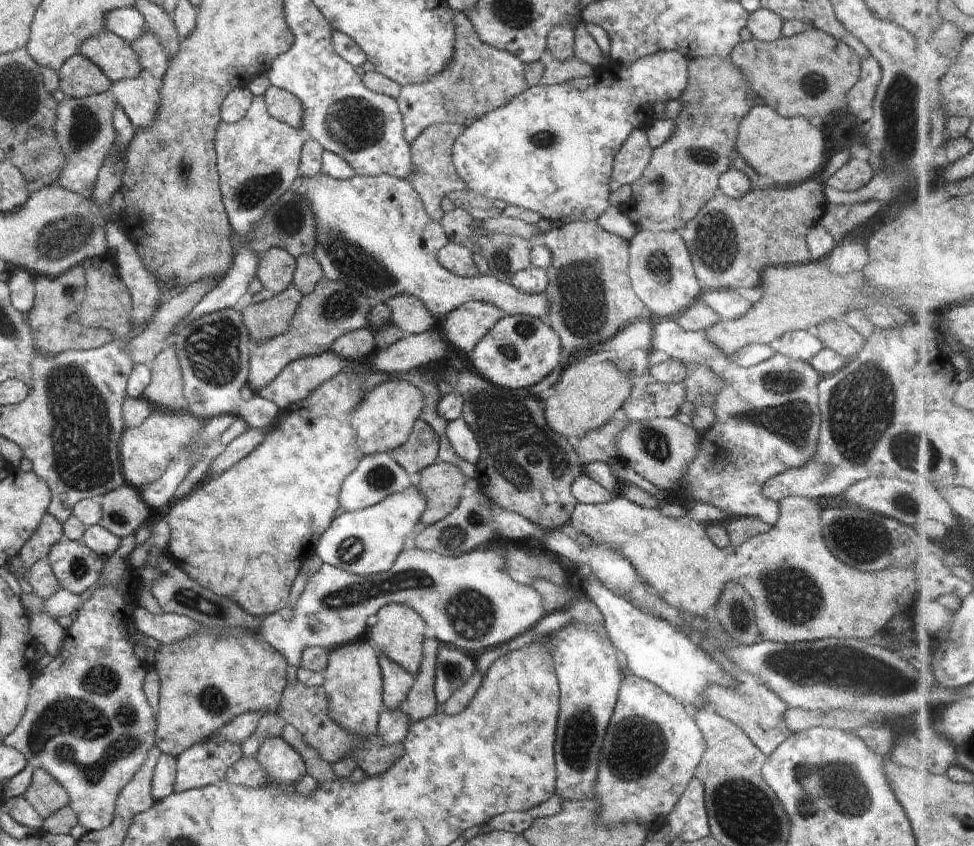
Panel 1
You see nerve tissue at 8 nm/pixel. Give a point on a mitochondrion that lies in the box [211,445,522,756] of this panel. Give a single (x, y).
(407, 579)

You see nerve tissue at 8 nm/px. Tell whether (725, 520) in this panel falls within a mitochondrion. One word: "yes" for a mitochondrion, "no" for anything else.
no

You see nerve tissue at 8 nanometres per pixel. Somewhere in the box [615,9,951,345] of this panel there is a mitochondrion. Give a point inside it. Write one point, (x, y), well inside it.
(899, 104)

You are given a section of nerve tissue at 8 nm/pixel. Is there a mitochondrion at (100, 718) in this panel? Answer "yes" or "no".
yes

